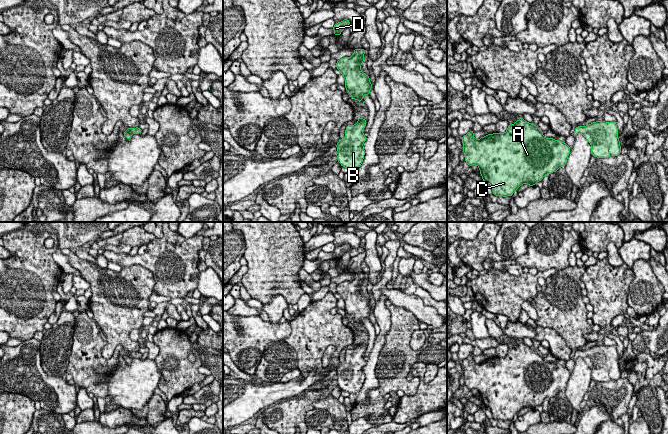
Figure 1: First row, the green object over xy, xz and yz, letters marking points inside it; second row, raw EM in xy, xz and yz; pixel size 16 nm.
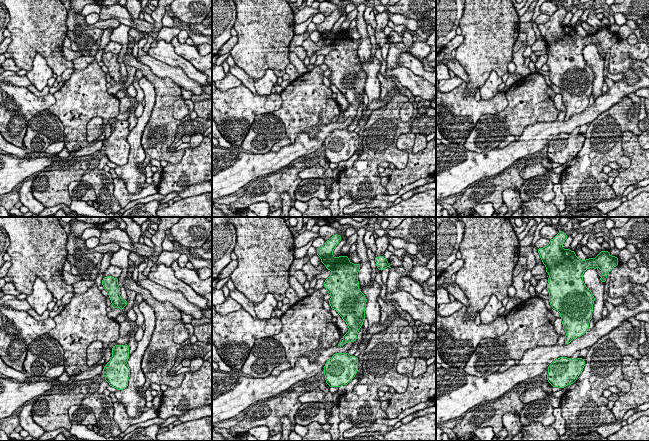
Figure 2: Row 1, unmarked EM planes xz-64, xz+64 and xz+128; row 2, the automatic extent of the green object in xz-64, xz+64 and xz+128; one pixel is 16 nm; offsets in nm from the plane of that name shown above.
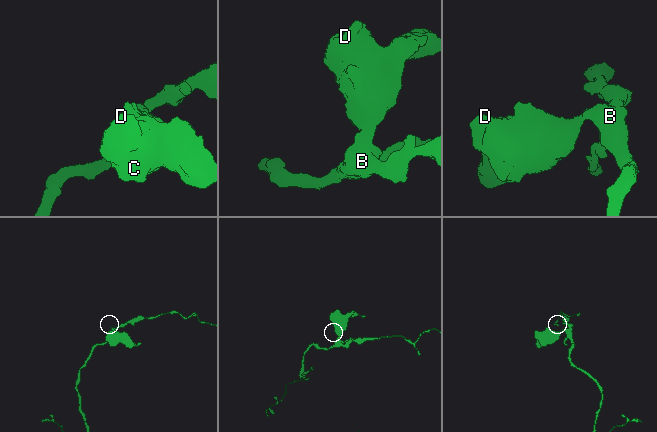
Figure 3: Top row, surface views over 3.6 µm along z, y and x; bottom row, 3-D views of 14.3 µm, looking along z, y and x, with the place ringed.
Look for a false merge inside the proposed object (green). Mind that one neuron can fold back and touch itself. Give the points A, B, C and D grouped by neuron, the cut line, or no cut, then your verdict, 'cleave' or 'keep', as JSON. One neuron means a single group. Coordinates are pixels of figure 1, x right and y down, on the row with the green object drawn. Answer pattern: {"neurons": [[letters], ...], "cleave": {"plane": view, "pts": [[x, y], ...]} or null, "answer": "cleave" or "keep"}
{"neurons": [["A", "B", "C", "D"]], "cleave": null, "answer": "keep"}

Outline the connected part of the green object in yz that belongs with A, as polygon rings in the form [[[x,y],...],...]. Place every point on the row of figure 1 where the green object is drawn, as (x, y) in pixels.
[[[522,117],[509,124],[505,133],[493,133],[477,140],[471,130],[462,139],[465,161],[469,166],[477,165],[484,182],[491,185],[493,195],[513,196],[522,184],[534,186],[546,174],[565,166],[570,147],[560,140],[545,138],[543,132]]]

